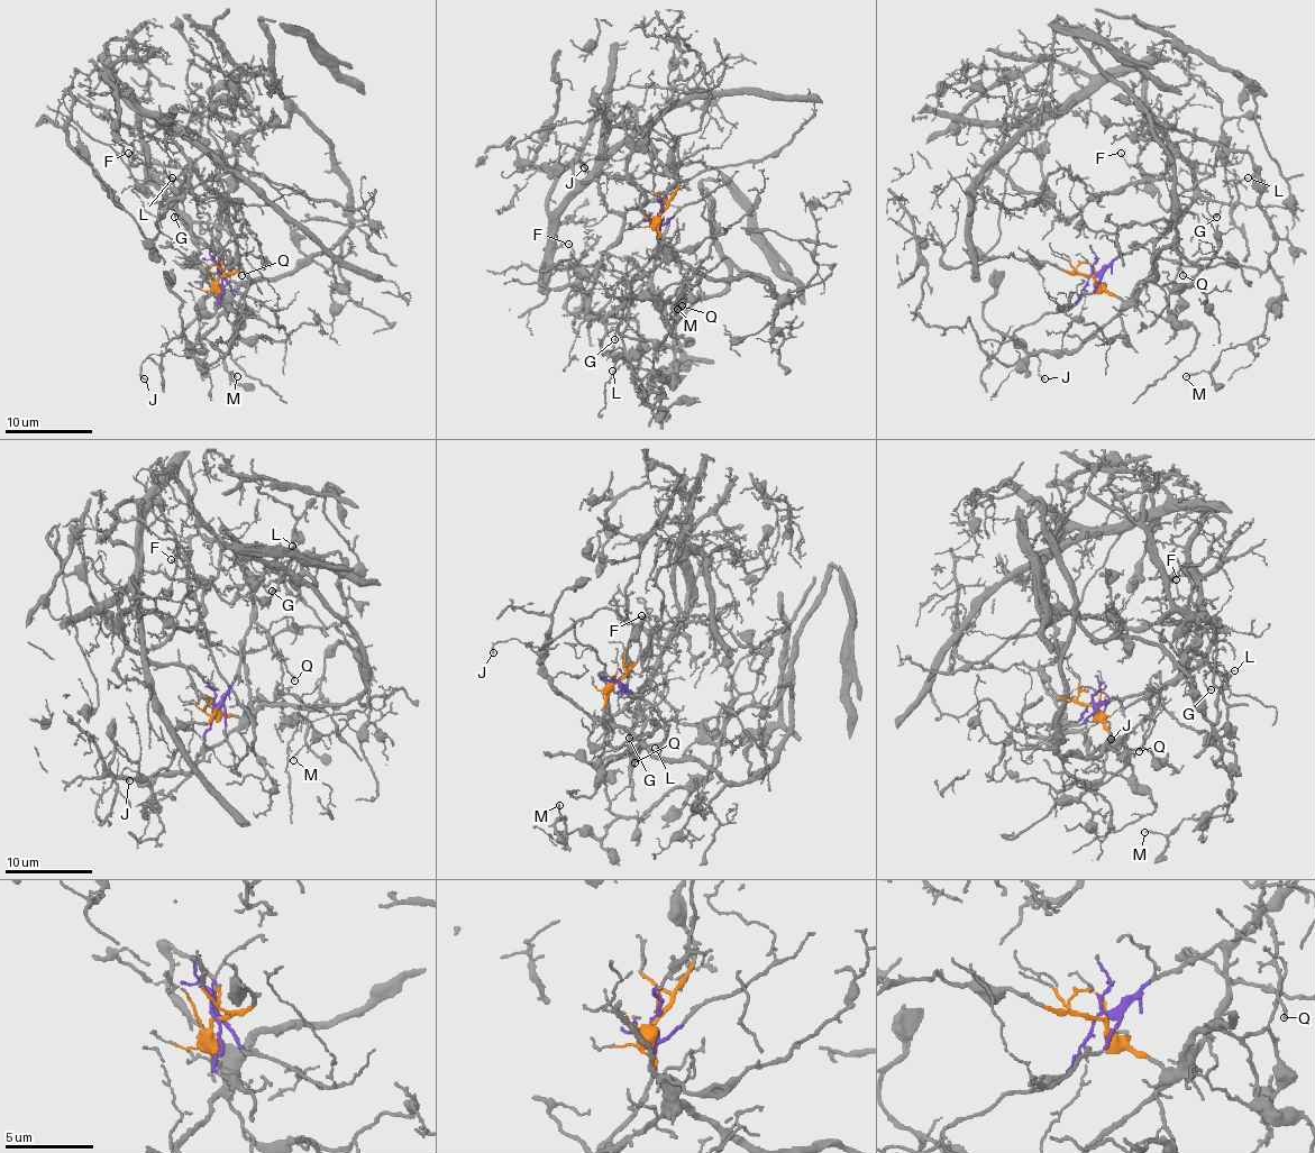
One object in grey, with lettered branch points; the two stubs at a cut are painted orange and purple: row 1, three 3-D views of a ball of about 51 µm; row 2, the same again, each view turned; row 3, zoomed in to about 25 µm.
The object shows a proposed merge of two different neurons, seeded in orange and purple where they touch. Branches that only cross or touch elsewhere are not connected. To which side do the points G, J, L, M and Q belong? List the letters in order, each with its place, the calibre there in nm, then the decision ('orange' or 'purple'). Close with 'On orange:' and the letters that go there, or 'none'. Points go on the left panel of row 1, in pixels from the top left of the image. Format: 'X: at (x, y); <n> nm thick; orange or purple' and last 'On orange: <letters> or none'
G: at (174, 217); 120 nm thick; purple
J: at (144, 378); 130 nm thick; orange
L: at (172, 177); 80 nm thick; purple
M: at (237, 376); 120 nm thick; orange
Q: at (242, 275); 140 nm thick; purple
On orange: J, M

